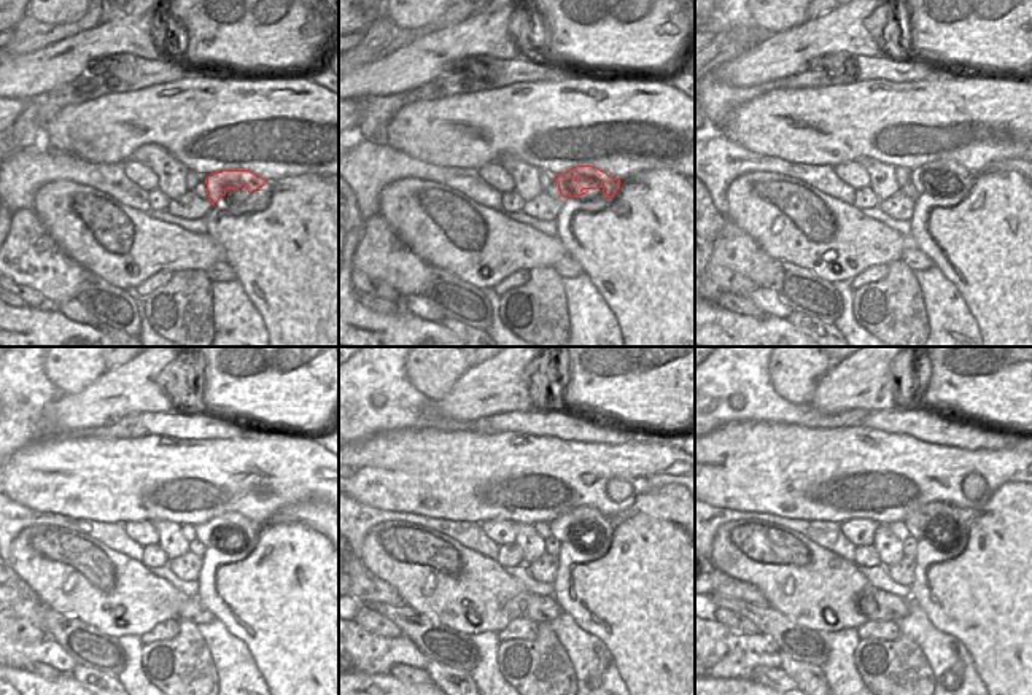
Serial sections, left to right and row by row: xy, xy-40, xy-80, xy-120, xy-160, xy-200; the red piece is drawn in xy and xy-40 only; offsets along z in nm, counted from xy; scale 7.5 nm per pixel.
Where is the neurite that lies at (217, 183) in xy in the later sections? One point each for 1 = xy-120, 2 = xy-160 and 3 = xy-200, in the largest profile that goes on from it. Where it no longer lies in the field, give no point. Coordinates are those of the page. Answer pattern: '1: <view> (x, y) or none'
1: xy-120 (232, 524)
2: xy-160 (590, 517)
3: xy-200 (950, 516)

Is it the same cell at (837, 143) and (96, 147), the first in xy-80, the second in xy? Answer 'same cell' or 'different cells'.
same cell

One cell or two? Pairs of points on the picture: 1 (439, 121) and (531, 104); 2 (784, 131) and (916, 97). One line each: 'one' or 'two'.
1: one
2: one

